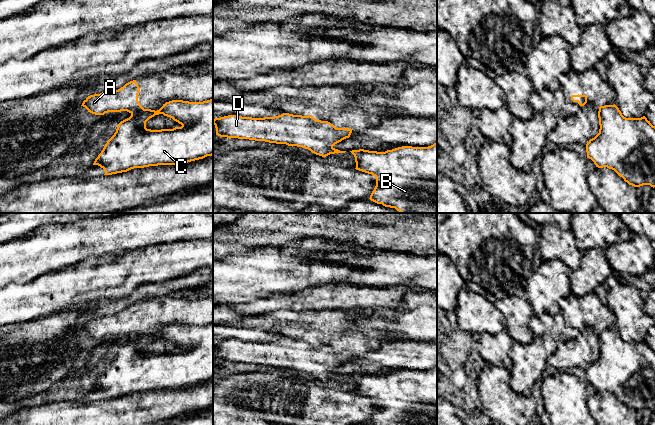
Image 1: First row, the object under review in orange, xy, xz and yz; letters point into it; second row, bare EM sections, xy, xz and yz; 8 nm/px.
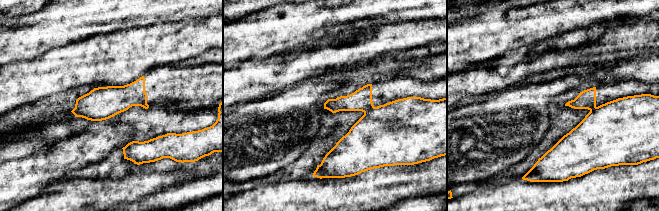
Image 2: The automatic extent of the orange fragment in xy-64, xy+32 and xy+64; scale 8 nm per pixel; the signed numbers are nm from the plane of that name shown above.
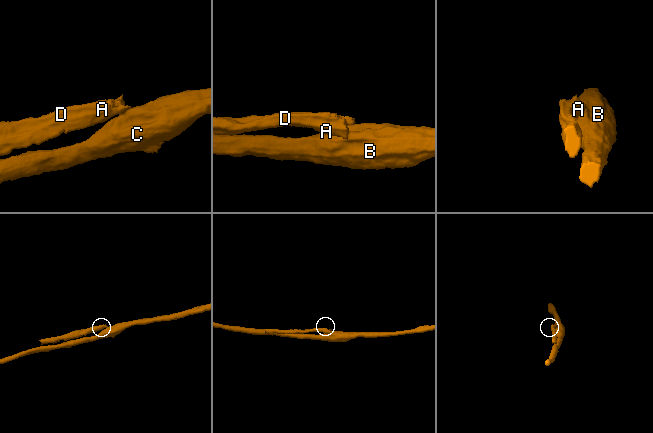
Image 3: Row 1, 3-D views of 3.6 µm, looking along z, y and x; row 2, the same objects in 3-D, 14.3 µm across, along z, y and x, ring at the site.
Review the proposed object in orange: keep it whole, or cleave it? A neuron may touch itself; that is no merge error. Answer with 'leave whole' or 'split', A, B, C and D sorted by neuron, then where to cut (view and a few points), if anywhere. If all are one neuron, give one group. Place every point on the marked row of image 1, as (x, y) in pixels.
split | A D / B C | xy (143, 108), (131, 113)

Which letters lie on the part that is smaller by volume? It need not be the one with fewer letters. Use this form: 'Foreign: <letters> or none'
Foreign: A, D

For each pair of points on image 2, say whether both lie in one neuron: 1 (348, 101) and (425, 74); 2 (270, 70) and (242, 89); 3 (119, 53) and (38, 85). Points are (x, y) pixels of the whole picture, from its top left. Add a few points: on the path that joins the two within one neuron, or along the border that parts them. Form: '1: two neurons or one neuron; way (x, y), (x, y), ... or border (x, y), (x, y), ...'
1: two neurons; border (396, 74), (405, 74), (423, 80), (436, 79)
2: one neuron; way (263, 77), (249, 82)
3: one neuron; way (99, 59), (58, 70)

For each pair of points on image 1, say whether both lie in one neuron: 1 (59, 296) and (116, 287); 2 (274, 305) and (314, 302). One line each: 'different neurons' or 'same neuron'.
1: same neuron
2: same neuron

